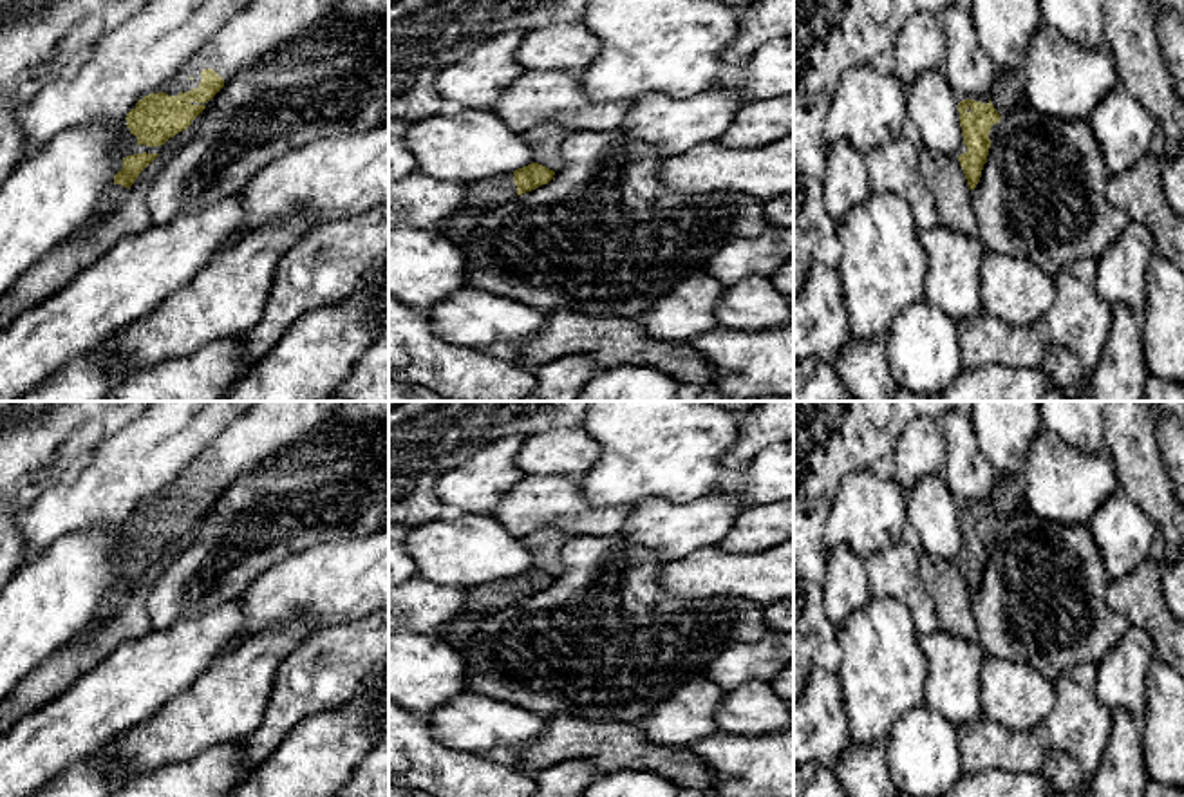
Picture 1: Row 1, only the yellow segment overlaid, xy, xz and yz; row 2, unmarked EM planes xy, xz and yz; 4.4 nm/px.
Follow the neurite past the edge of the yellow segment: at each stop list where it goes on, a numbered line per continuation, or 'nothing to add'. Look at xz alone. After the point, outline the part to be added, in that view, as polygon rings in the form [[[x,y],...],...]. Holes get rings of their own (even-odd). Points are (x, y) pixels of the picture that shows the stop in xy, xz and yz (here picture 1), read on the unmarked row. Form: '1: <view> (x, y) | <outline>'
1: xz (501, 593) | [[[499,578],[495,582],[468,589],[465,611],[488,614],[513,604],[517,604],[513,578]]]

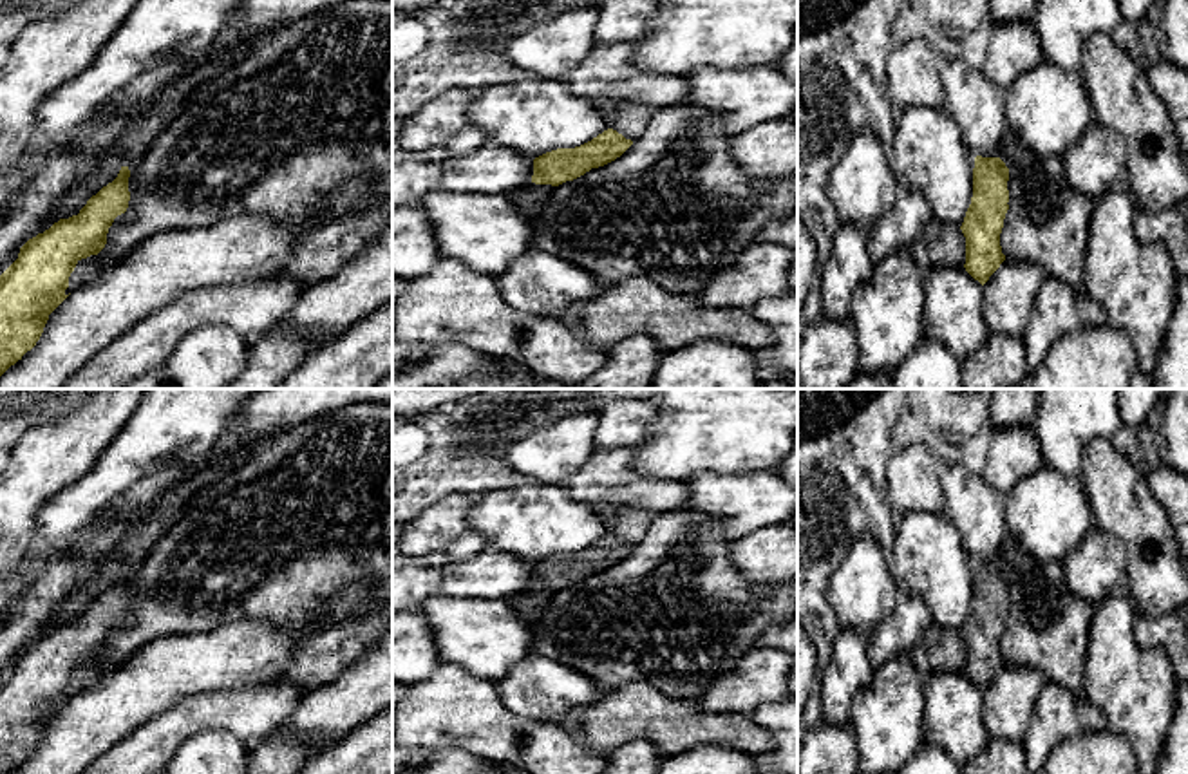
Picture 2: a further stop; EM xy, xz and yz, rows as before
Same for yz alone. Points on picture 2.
nothing to add

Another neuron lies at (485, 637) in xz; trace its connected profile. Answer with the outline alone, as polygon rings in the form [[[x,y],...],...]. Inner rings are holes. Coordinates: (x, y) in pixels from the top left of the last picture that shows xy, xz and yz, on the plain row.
[[[439,593],[421,602],[414,611],[427,618],[439,660],[456,664],[477,678],[495,682],[532,656],[530,624],[521,620],[512,600],[450,599]]]

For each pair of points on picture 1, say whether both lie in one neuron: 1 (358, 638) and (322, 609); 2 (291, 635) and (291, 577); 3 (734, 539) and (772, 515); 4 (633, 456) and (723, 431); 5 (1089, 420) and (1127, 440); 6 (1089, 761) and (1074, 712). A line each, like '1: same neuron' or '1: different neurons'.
1: different neurons
2: different neurons
3: same neuron
4: same neuron
5: different neurons
6: same neuron

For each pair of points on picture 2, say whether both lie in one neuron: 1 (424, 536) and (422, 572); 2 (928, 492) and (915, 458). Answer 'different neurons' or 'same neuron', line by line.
1: different neurons
2: same neuron

